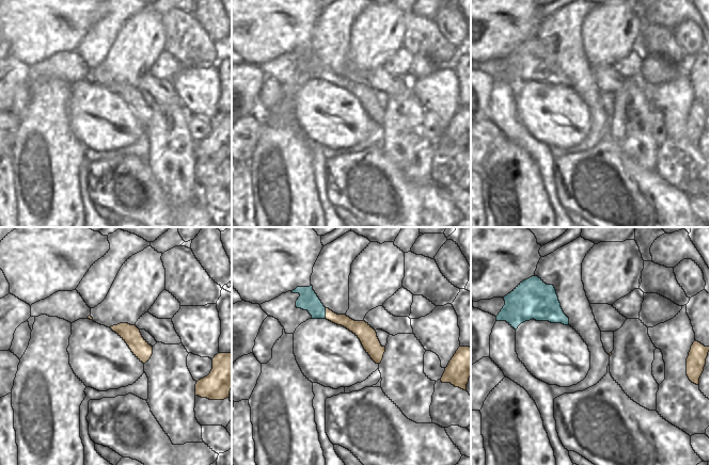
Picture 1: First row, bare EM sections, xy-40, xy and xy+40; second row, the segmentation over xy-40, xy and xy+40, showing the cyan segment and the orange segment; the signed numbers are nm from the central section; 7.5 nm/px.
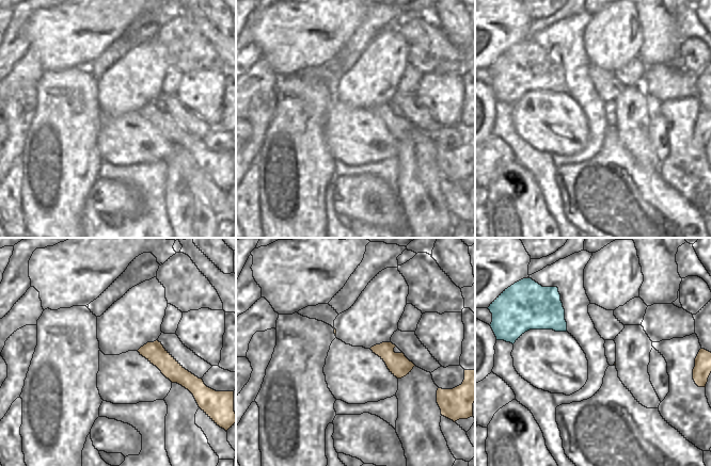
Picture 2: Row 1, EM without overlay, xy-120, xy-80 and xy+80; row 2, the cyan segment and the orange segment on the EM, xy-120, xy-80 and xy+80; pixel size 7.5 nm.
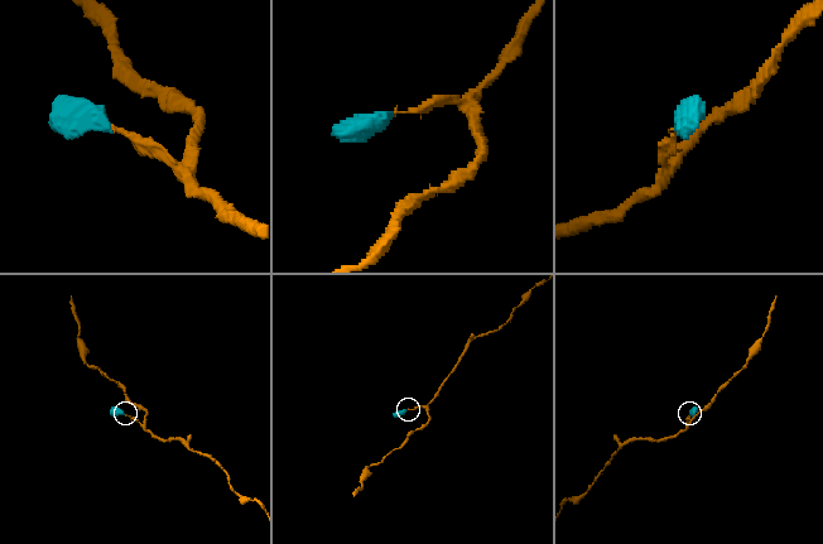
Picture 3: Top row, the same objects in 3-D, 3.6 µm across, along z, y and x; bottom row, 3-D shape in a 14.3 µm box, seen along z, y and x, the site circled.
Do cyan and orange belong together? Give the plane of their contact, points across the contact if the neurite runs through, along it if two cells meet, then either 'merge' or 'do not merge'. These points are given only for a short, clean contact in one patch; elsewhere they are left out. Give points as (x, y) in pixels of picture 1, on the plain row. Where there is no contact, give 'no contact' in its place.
meets cyan in xy; runs through xy (309, 62), (319, 73), (325, 75), (342, 80), (354, 87); merge

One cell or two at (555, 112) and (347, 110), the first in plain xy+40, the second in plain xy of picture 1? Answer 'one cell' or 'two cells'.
one cell

